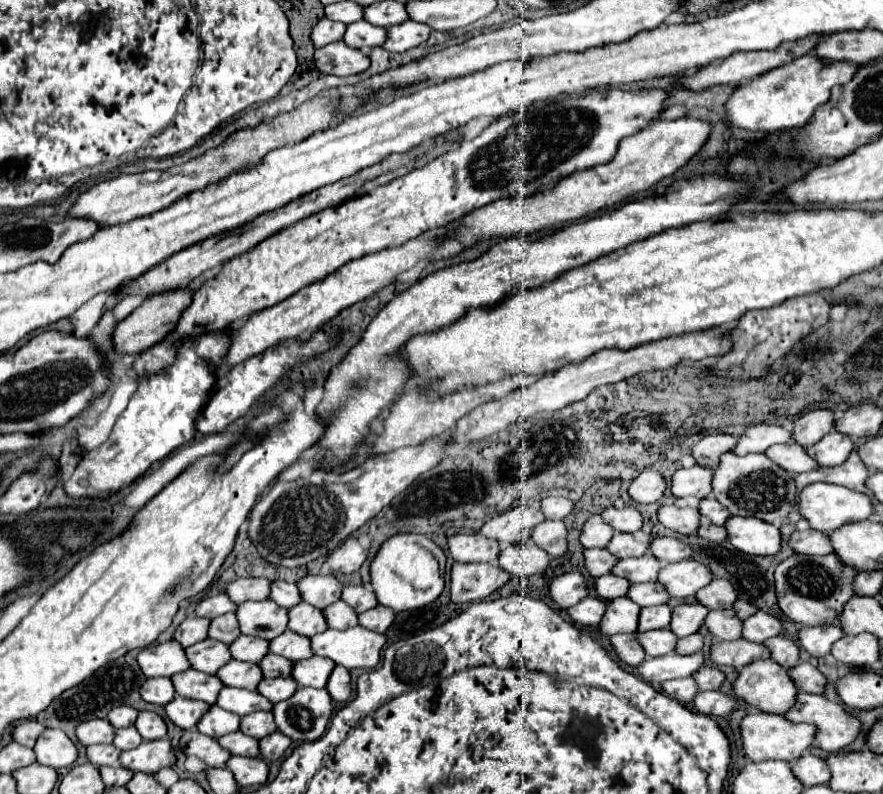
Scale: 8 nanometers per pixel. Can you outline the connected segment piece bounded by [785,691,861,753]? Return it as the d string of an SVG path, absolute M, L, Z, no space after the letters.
M801 691L797 693L795 705L785 713L785 719L813 725L817 729L815 747L831 753L847 747L859 735L861 727L861 723L851 717L839 703Z

